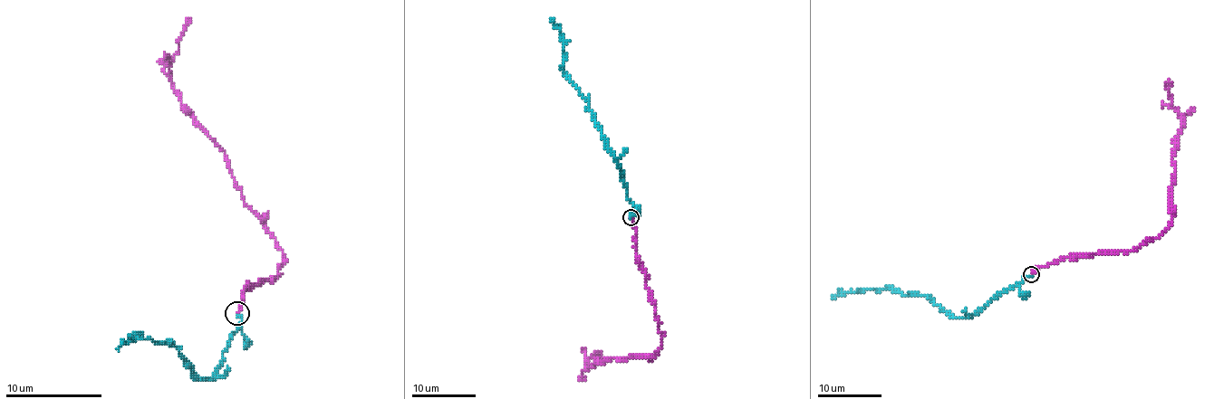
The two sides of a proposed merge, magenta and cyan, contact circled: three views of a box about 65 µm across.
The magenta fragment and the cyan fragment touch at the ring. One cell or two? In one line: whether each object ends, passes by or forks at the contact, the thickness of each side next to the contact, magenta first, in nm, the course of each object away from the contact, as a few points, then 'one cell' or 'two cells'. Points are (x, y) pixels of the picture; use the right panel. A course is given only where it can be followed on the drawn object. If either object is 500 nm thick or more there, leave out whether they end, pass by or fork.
magenta ends | cyan ends | 170/170 nm | magenta via (1031, 274), (1063, 258), (1136, 250), (1172, 220), (1172, 151), (1182, 117), (1168, 93), (1170, 80) | cyan via (1031, 275), (997, 293), (968, 318), (952, 317), (921, 294), (902, 294), (887, 288), (847, 291), (833, 298) | one cell

